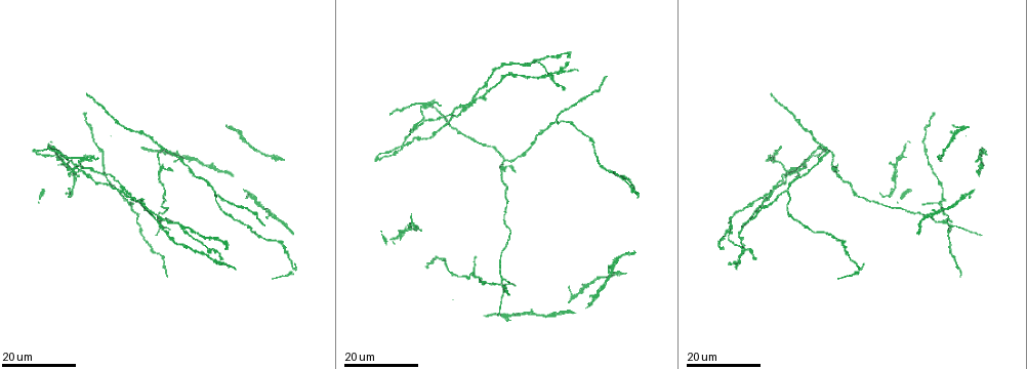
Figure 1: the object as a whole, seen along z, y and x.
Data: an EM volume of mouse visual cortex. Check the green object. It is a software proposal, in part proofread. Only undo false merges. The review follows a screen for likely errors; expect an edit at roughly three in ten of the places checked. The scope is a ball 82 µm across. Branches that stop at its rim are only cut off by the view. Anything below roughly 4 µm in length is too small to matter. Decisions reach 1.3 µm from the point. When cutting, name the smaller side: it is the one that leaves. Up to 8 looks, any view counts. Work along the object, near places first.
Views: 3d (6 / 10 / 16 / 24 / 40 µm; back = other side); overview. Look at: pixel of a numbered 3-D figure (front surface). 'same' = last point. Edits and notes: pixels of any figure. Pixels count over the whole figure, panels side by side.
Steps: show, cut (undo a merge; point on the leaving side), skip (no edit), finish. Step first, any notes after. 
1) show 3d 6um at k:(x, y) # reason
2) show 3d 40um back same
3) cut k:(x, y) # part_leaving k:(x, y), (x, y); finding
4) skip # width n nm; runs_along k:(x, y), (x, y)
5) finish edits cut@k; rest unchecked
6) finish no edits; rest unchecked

show 3d 24um at 1:(504, 162) # branch point

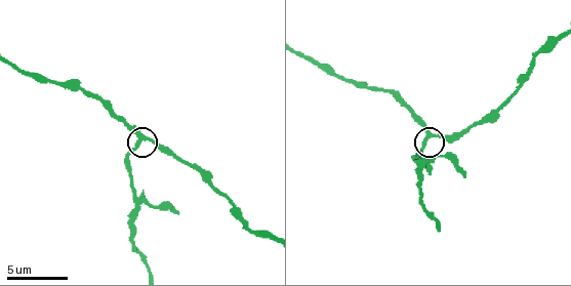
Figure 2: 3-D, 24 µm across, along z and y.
show 3d 6um at 2:(432, 134) # closer look

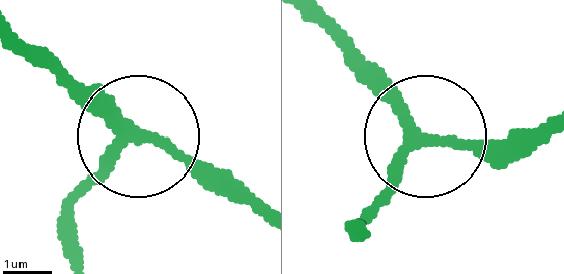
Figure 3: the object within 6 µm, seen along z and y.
skip # width 230 nm; runs_along 3:(73, 252), (77, 203), (126, 134), (65, 73); all the same cell

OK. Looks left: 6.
show 3d 24um at 1:(130, 195) # arms run side by side

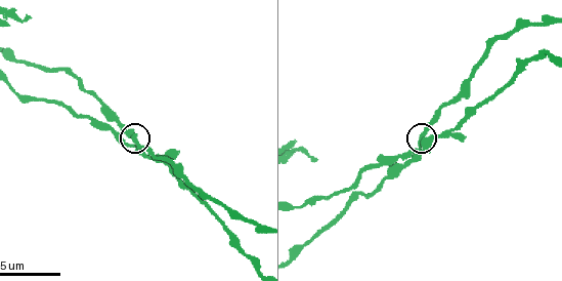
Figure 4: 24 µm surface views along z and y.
show 3d 10um at 4:(136, 140) # zoom in

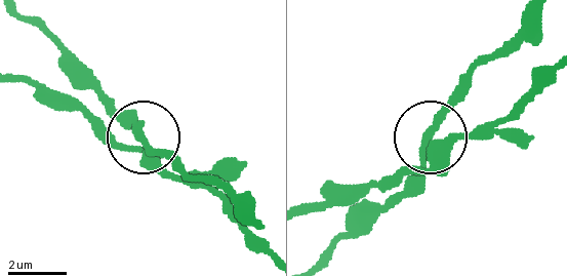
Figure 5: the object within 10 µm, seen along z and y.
skip # side_arm 39 um; runs_along 5:(255, 222), (143, 133), (104, 136); all the same cell

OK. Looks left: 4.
show 3d 16um at 1:(183, 229) # three arms meet

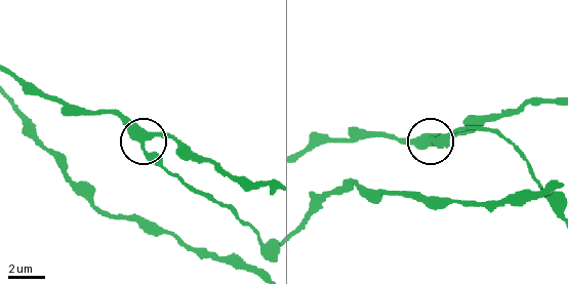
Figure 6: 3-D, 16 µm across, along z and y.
show 3d 6um at 6:(142, 143)

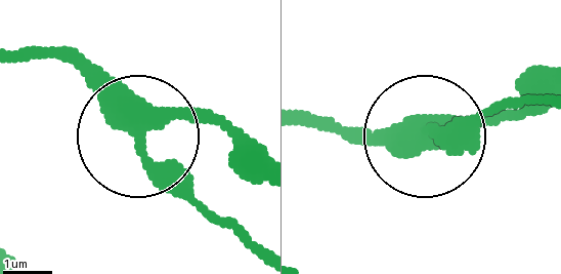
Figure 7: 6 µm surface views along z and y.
skip # continuous, no second cell

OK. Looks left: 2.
show 3d 16um at 1:(502, 283)

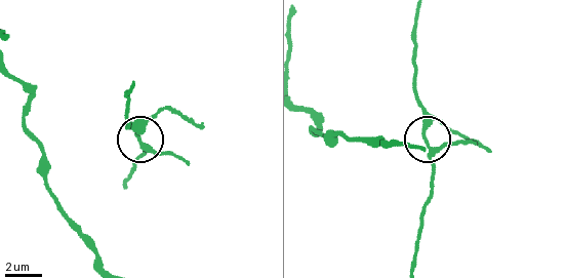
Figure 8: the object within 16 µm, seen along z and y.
show 3d 10um at 8:(424, 140) # closer look

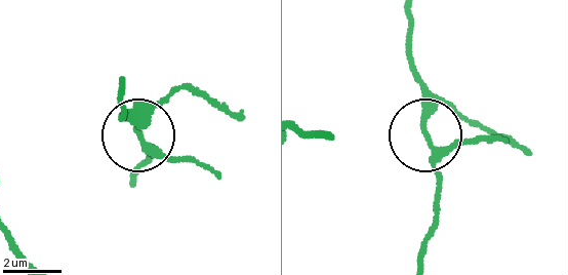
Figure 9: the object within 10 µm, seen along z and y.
skip # one cell here

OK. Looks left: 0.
finish no edits; rest unchecked

